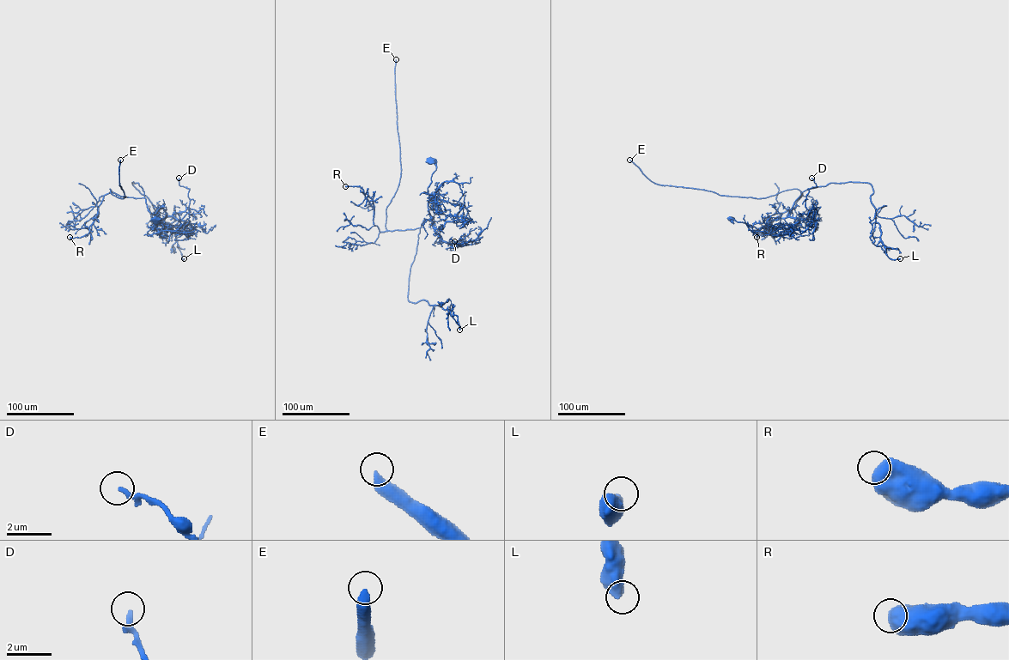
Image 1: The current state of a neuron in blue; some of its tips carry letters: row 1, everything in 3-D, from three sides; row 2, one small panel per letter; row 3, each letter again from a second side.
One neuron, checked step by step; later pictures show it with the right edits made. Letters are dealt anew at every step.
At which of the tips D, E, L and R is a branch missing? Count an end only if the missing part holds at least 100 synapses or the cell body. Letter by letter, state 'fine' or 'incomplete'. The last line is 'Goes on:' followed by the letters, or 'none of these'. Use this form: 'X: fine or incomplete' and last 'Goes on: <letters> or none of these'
D: fine
E: incomplete
L: fine
R: fine
Goes on: E

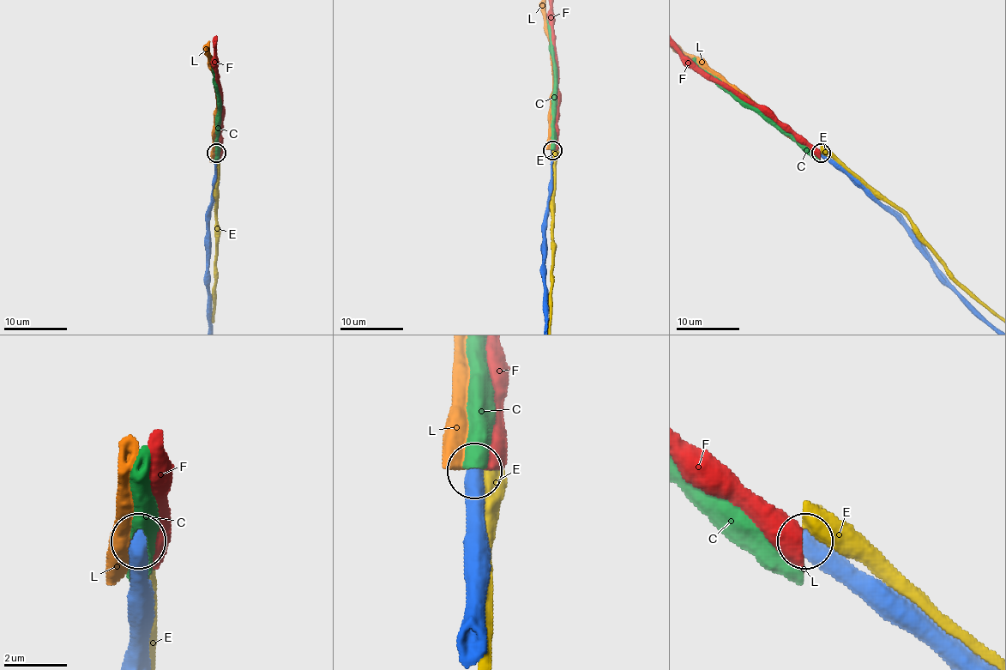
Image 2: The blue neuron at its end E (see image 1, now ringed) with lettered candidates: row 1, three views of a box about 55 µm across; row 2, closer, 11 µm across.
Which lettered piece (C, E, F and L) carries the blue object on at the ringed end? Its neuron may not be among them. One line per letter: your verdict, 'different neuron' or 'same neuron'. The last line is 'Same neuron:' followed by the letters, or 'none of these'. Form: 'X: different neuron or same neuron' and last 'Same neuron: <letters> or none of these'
C: different neuron
E: different neuron
F: different neuron
L: different neuron
Same neuron: none of these

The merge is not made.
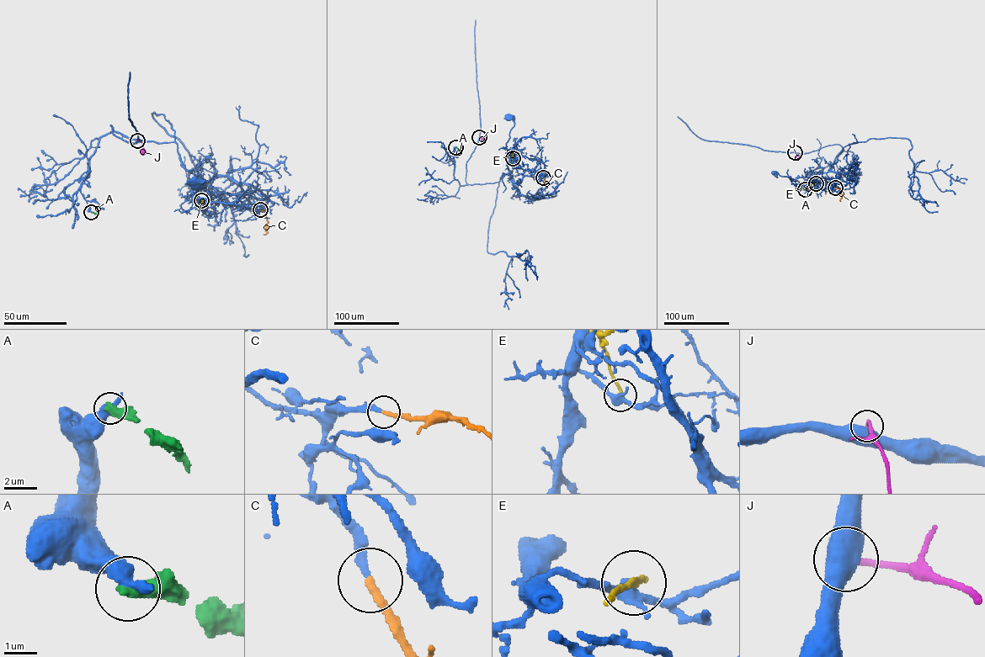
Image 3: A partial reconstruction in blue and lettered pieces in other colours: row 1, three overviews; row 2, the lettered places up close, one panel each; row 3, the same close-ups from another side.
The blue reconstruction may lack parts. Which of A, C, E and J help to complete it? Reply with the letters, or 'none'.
C

